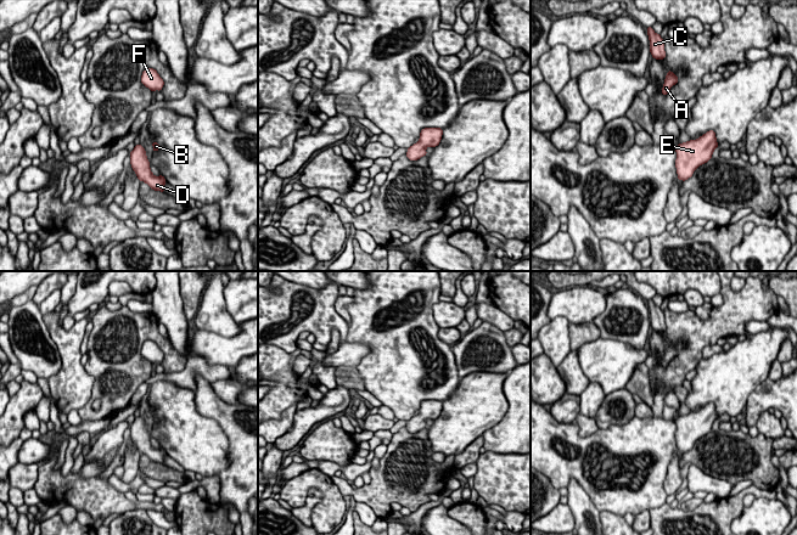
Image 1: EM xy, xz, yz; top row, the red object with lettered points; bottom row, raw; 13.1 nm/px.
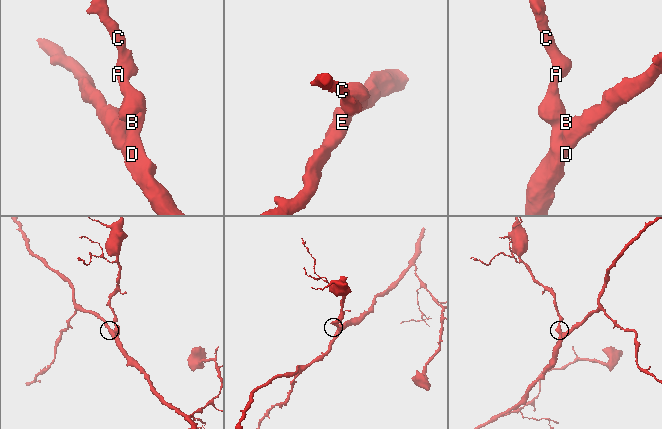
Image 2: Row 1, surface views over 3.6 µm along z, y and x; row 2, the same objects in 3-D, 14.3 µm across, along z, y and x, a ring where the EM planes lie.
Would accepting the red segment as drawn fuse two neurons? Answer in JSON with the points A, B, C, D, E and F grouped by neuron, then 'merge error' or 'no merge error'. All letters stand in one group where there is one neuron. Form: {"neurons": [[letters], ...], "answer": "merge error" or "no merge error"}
{"neurons": [["A", "B", "C", "D", "E", "F"]], "answer": "no merge error"}

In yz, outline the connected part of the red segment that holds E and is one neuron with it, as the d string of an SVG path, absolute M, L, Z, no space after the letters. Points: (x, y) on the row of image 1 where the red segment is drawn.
M707 131L697 140L679 143L675 148L675 168L679 180L687 180L694 171L712 158L713 151L718 147L715 133Z

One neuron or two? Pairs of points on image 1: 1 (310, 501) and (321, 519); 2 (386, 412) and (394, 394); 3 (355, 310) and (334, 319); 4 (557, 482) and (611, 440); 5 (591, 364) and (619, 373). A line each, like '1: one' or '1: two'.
1: two
2: two
3: two
4: one
5: one

